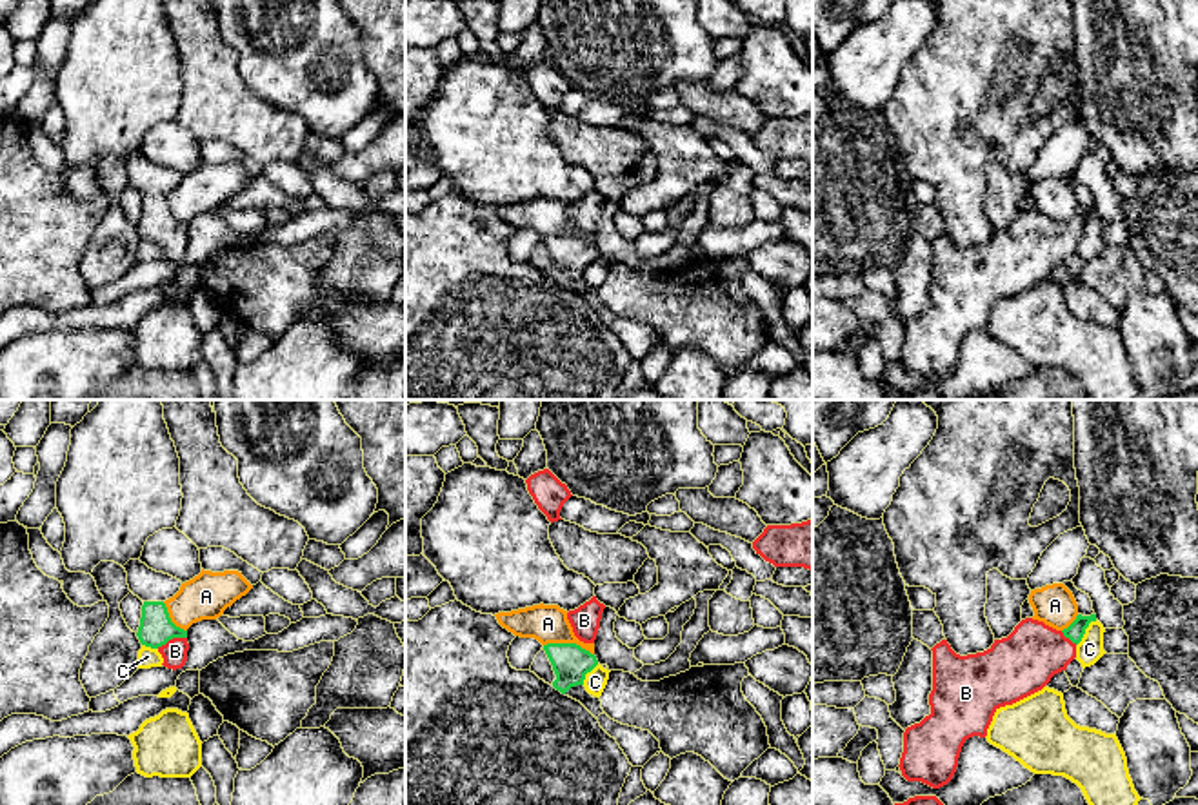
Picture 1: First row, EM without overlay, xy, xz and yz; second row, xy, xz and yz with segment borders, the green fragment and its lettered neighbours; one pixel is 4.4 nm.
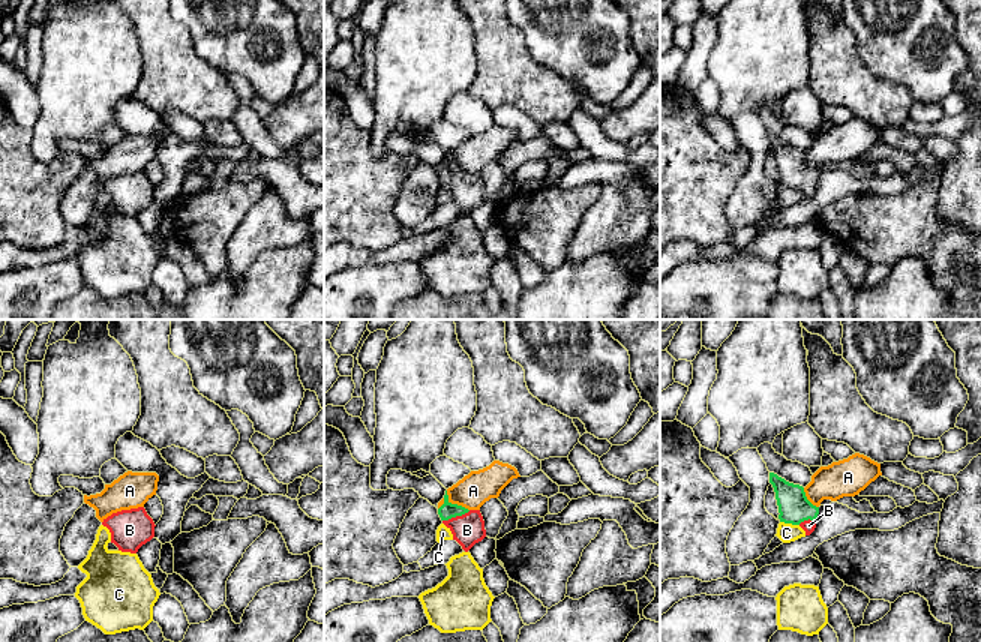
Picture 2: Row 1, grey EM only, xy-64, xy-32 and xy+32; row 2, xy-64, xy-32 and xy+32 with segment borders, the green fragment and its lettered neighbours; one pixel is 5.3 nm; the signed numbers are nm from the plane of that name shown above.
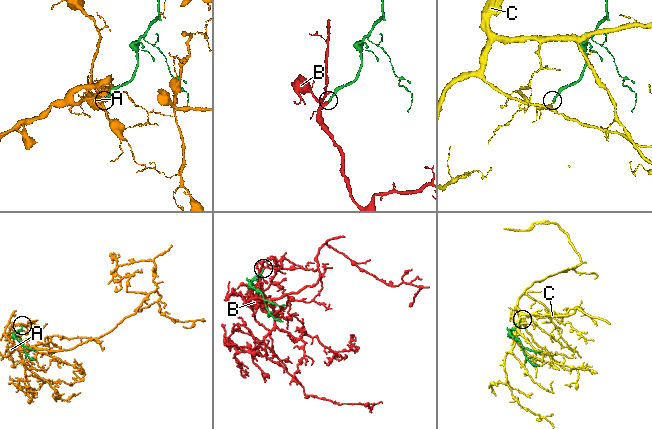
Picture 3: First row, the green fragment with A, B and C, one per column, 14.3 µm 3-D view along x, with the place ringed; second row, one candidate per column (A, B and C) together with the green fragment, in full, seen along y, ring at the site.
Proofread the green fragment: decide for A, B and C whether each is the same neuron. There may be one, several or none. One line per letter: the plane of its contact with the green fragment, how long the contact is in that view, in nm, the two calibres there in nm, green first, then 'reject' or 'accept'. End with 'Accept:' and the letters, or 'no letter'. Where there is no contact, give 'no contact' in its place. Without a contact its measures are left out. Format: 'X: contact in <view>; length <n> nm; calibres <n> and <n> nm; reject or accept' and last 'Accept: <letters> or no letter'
A: contact in xz; length 220 nm; calibres 160 and 170 nm; reject
B: contact in xy; length 140 nm; calibres 150 and 110 nm; accept
C: contact in yz; length 150 nm; calibres 80 and 110 nm; reject
Accept: B

